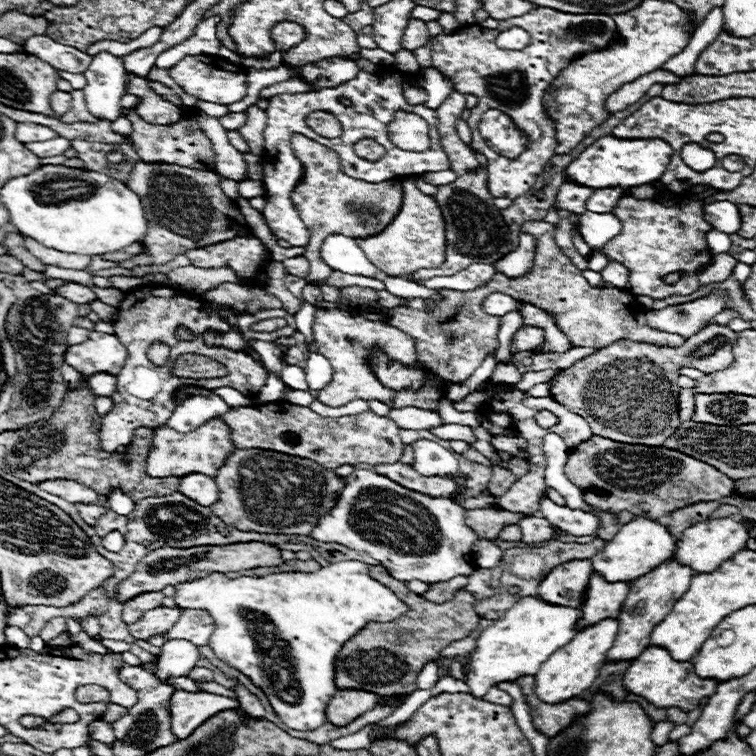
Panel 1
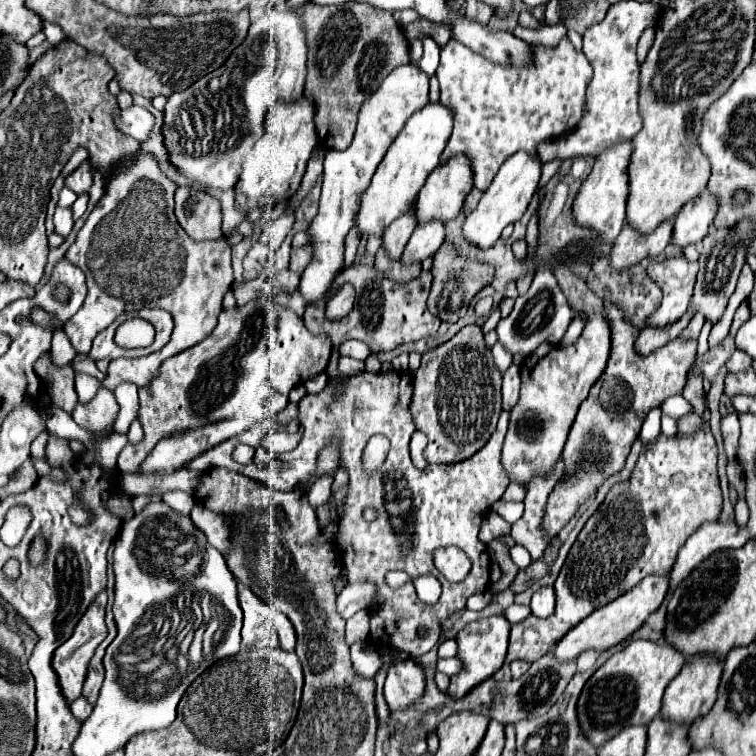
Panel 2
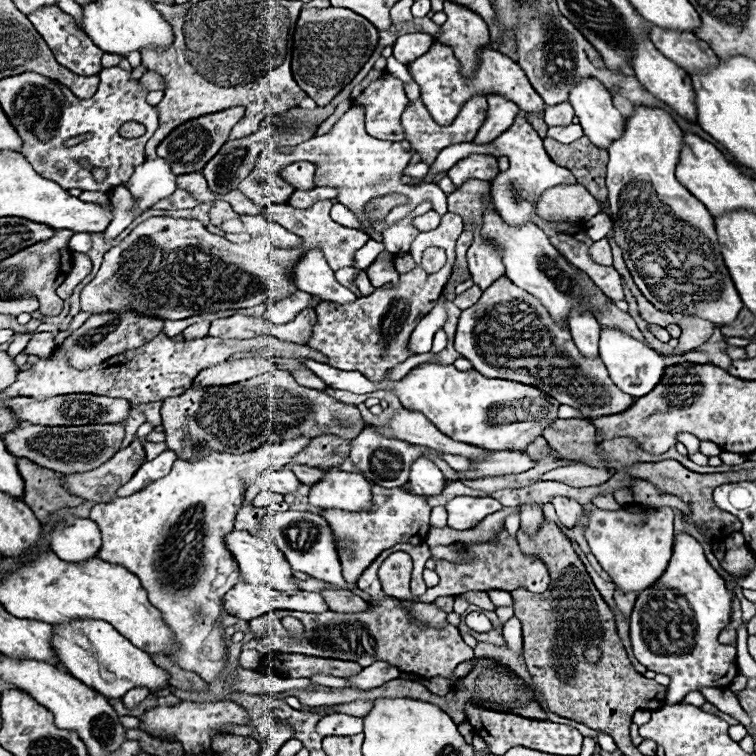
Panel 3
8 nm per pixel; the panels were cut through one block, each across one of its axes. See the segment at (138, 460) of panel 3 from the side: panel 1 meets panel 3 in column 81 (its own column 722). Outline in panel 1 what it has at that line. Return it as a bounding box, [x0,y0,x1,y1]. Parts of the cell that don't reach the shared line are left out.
[564,436,734,518]

